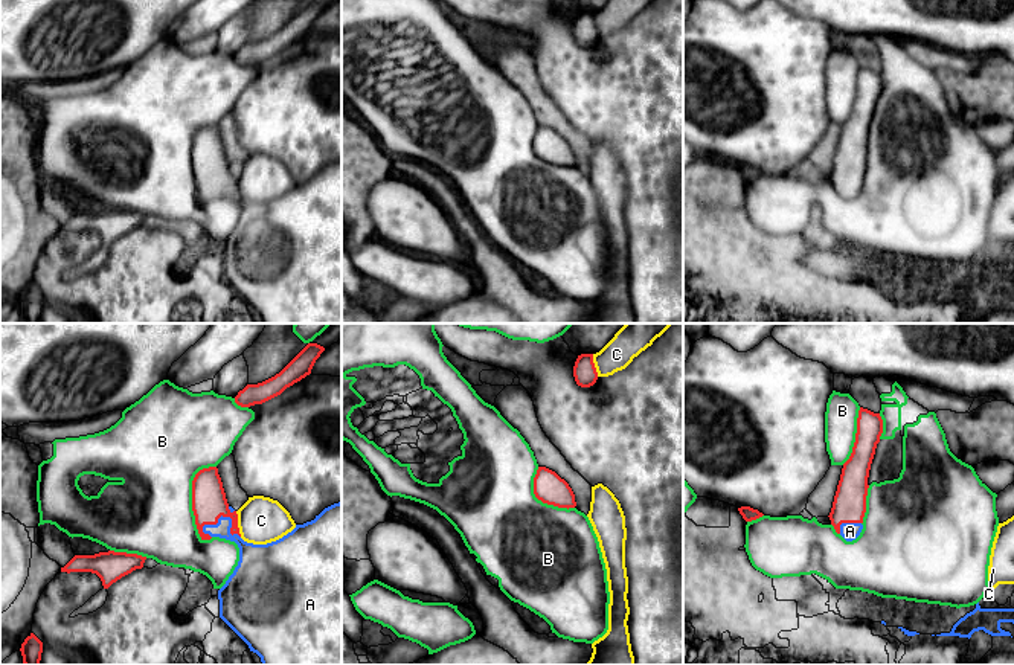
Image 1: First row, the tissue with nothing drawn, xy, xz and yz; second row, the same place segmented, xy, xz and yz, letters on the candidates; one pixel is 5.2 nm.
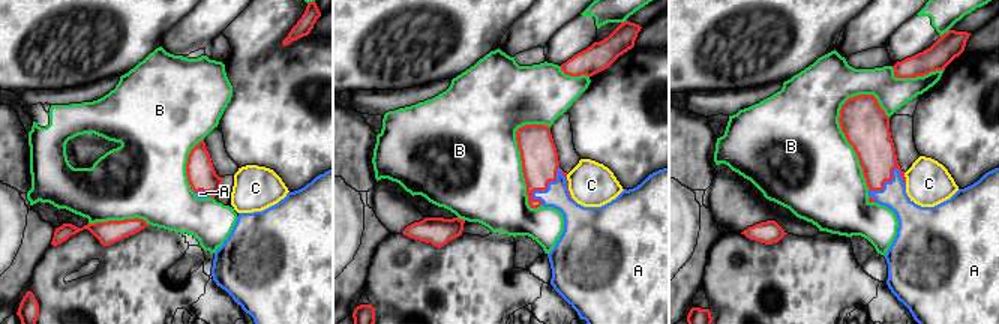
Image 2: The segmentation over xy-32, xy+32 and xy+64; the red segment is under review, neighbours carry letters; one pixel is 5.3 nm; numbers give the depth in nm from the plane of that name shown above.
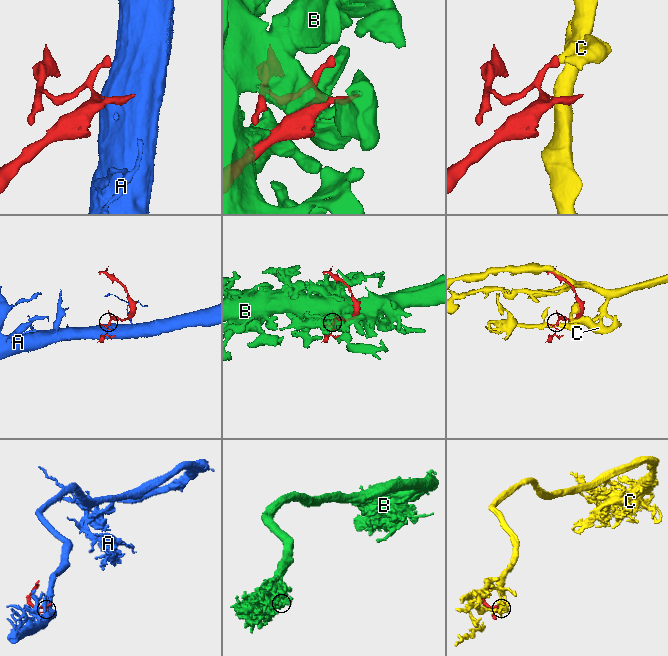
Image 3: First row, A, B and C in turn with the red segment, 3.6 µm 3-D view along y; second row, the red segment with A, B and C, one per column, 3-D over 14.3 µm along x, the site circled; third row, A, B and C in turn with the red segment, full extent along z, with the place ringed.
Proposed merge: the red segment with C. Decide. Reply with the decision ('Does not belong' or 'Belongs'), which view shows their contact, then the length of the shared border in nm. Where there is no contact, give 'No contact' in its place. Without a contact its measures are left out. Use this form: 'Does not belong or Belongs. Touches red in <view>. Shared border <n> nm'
Does not belong. Touches red in xy. Shared border 140 nm

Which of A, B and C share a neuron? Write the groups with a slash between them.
A / B / C

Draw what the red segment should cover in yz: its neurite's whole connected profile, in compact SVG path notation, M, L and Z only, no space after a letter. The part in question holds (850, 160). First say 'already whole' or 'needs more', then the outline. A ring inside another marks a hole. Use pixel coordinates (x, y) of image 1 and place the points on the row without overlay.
needs more | M860 66L852 111L843 122L833 166L828 174L836 191L846 200L855 198L863 188L862 182L869 146L868 136L881 92L883 78L880 72Z

